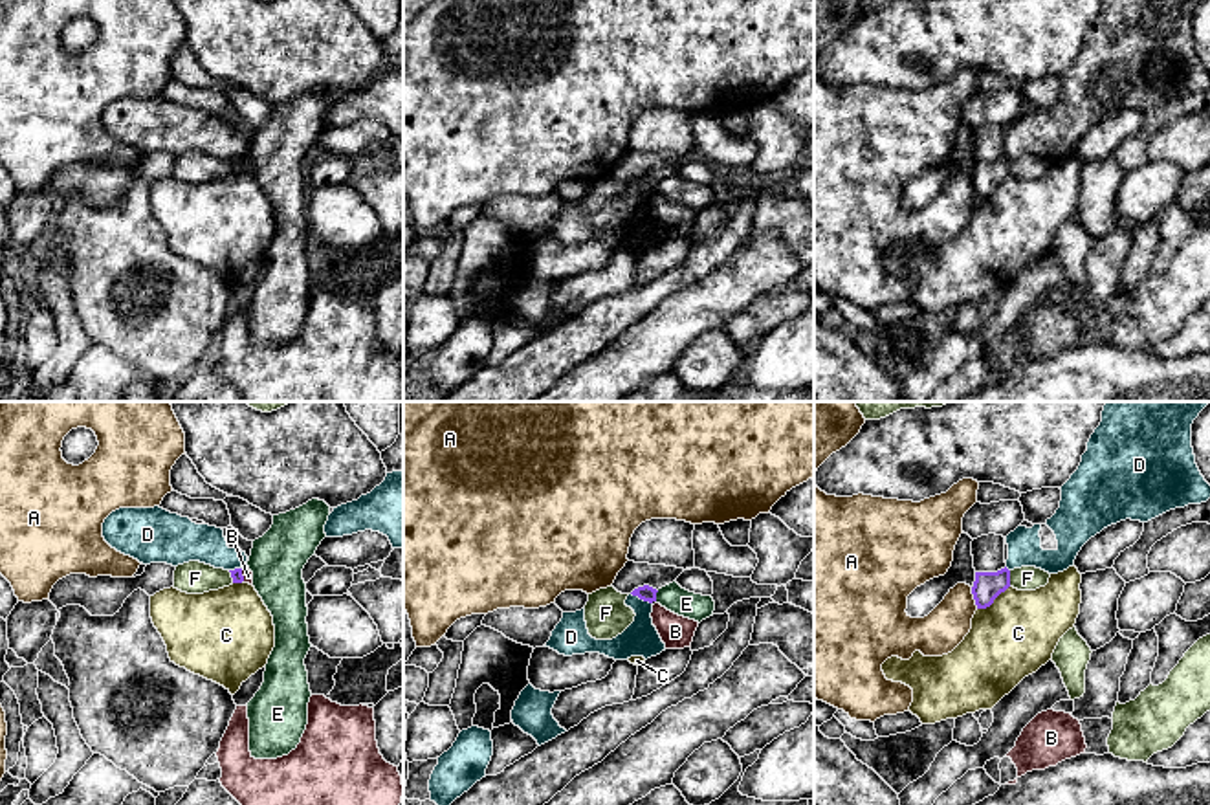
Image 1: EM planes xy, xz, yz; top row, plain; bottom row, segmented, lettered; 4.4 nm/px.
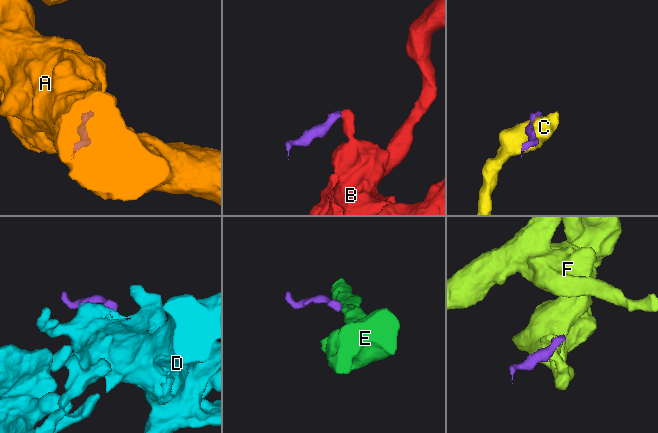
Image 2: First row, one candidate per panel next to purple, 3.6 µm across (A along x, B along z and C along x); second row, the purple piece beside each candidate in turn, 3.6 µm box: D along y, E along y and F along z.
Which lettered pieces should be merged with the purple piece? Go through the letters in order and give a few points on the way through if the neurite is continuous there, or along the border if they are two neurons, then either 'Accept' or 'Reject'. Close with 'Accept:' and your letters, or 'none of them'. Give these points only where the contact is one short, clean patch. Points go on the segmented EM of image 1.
A: Reject
B: Boundary: xy (241, 569), (244, 580). Reject
C: Reject
D: Boundary: xz (631, 593), (651, 604). Reject
E: Boundary: xz (659, 591), (655, 600). Reject
F: Boundary: yz (1009, 571), (1011, 585). Reject
Accept: none of them

